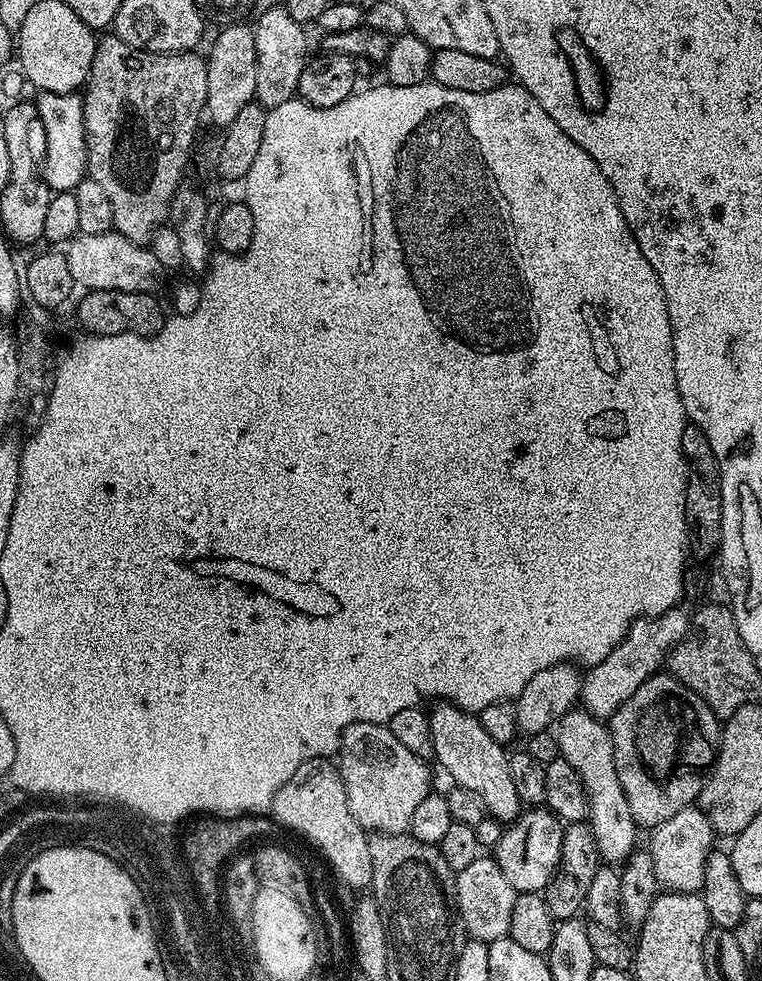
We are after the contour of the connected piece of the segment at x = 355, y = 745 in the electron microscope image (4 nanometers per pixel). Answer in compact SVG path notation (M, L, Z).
M370 722L351 724L344 730L343 736L340 737L339 756L338 771L346 790L350 814L354 814L356 821L372 834L378 832L407 833L410 818L414 818L414 809L422 803L422 798L426 798L433 787L432 776L428 773L429 765L426 761L420 756L410 754L410 750L406 750L406 746L402 746L402 742L398 742L394 734L390 734L387 726Z

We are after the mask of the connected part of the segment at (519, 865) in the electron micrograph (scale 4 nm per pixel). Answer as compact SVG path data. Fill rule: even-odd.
M536 806L525 811L519 819L503 829L500 841L494 847L494 859L517 894L521 892L540 894L547 889L548 883L560 870L564 830L565 825L562 821L544 806Z

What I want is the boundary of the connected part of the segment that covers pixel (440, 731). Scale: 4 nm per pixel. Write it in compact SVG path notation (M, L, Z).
M447 702L435 705L428 712L432 754L435 763L440 763L452 775L452 784L477 792L484 803L484 811L499 822L512 822L521 815L522 805L518 790L514 790L514 777L510 775L509 753L505 745L494 742L490 734L480 725L479 715L464 712Z

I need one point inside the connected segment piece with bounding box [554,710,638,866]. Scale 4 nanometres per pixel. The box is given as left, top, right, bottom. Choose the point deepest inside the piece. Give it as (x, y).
(585, 742)

